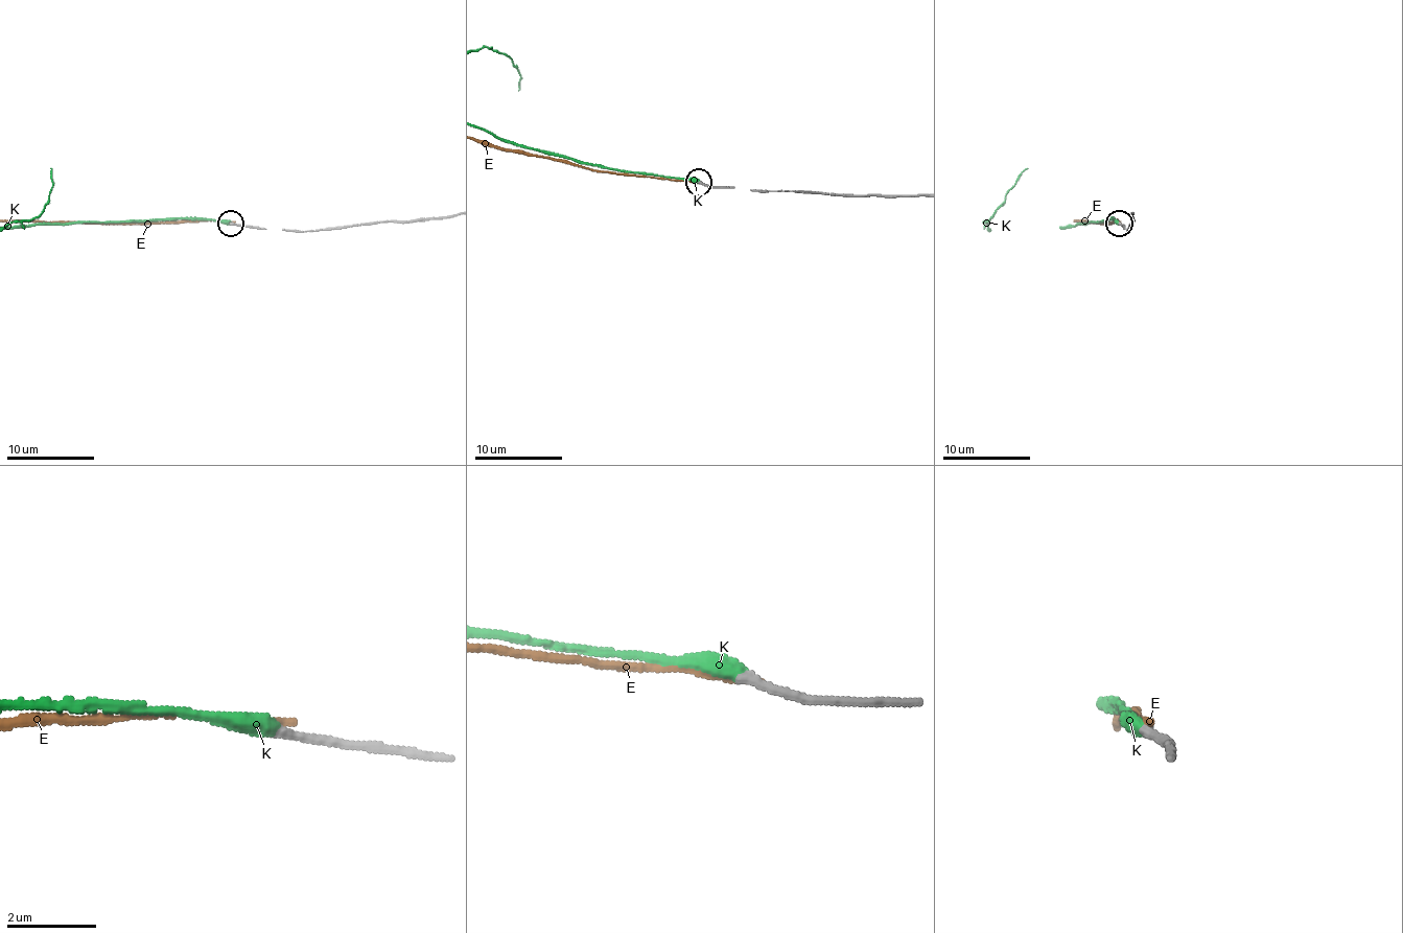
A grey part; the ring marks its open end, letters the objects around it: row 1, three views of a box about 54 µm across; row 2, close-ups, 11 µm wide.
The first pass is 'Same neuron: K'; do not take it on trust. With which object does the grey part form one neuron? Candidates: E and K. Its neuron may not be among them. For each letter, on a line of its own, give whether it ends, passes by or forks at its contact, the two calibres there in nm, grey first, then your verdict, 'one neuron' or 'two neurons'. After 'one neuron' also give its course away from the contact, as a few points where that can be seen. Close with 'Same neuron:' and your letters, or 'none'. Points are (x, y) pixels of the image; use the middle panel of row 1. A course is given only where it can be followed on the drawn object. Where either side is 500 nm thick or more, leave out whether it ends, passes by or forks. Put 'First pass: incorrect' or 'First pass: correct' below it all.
E: it ends; calibres 240 and 190 nm; two neurons
K: it ends; calibres 220 and 400 nm; one neuron
Same neuron: K
First pass: correct

